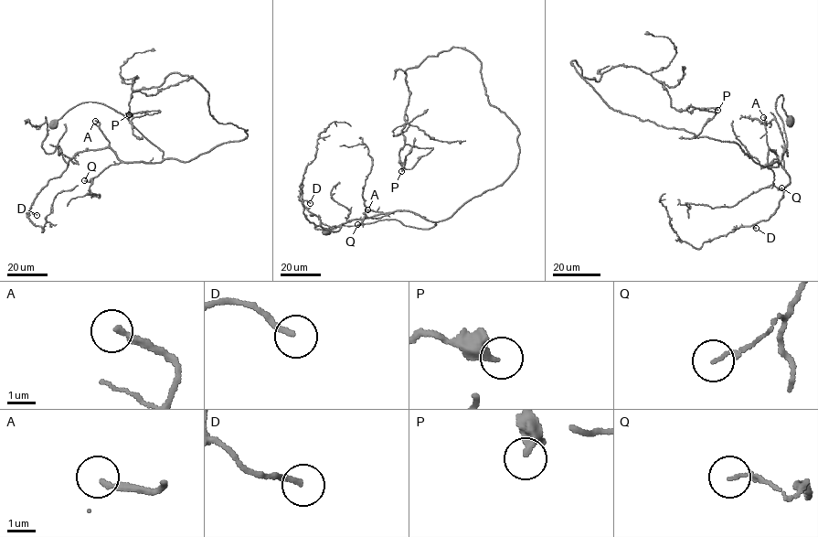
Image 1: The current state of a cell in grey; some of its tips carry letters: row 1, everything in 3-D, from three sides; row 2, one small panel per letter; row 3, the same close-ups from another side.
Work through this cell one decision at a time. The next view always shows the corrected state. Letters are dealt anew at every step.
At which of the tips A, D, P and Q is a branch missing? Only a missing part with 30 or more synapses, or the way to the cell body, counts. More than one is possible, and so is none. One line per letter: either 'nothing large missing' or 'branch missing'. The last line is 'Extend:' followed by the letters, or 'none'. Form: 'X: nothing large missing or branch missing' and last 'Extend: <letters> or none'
A: nothing large missing
D: nothing large missing
P: nothing large missing
Q: nothing large missing
Extend: none

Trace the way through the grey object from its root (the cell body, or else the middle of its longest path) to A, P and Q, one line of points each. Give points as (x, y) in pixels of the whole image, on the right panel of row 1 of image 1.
A: (790, 121), (781, 94), (776, 110), (787, 147), (779, 165), (770, 166), (765, 166), (763, 117)
P: (790, 121), (781, 94), (787, 147), (761, 166), (612, 109), (571, 62), (717, 110)
Q: (790, 121), (781, 94), (776, 110), (787, 147), (777, 166), (765, 166), (773, 172), (770, 185), (781, 187)

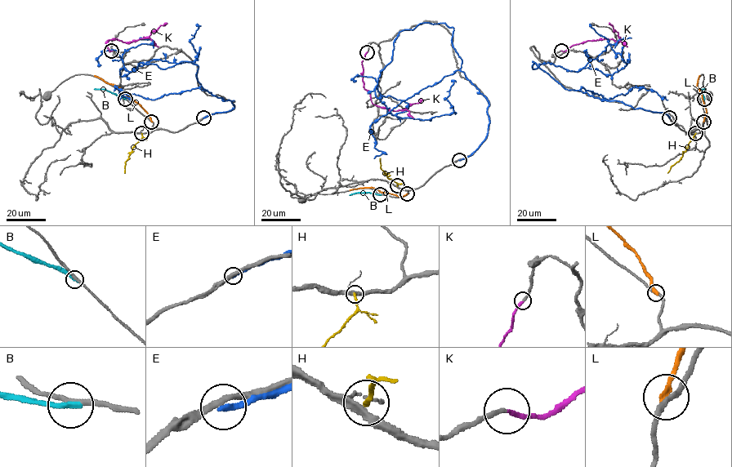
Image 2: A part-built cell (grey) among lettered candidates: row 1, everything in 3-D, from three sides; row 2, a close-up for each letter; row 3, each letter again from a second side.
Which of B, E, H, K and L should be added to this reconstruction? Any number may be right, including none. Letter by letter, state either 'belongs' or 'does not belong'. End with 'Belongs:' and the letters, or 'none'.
B: does not belong
E: does not belong
H: does not belong
K: belongs
L: does not belong
Belongs: K

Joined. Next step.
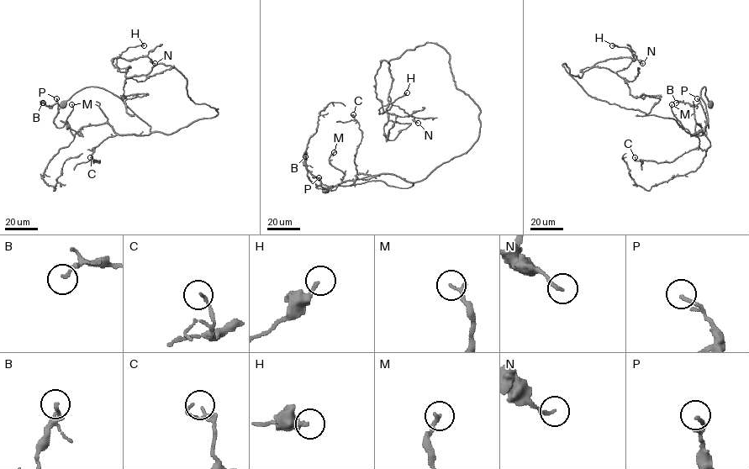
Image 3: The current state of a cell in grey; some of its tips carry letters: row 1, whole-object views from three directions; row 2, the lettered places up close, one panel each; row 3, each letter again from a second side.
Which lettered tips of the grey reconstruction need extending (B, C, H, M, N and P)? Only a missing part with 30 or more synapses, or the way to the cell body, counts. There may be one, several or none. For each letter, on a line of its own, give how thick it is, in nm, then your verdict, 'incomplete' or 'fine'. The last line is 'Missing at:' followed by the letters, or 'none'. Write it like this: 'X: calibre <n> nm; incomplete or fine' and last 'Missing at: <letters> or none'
B: calibre 160 nm; fine
C: calibre 120 nm; fine
H: calibre 200 nm; fine
M: calibre 170 nm; fine
N: calibre 160 nm; fine
P: calibre 150 nm; fine
Missing at: none

